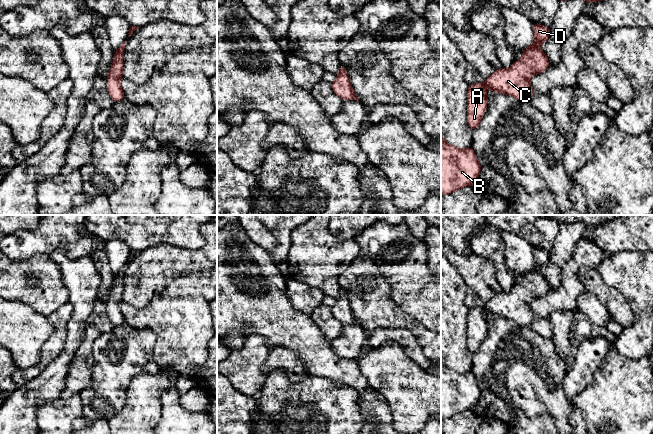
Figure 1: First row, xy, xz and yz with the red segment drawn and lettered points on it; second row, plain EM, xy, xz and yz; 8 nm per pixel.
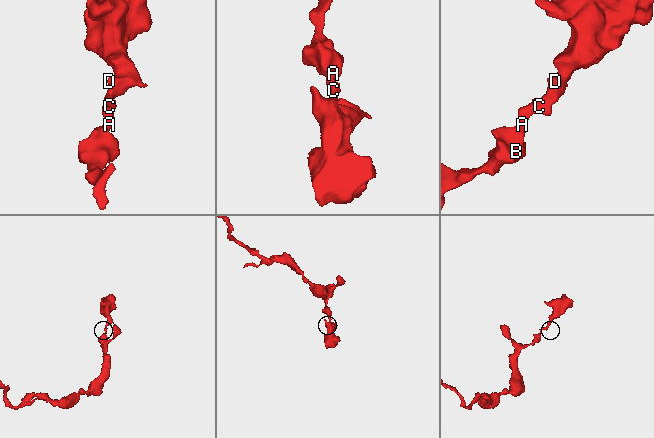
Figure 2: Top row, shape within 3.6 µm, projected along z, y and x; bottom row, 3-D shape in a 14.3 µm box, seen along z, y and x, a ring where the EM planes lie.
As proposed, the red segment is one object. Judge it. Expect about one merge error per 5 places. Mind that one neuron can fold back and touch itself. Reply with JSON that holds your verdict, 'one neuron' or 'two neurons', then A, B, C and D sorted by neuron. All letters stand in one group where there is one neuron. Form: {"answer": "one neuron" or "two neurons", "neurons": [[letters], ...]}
{"answer": "one neuron", "neurons": [["A", "B", "C", "D"]]}

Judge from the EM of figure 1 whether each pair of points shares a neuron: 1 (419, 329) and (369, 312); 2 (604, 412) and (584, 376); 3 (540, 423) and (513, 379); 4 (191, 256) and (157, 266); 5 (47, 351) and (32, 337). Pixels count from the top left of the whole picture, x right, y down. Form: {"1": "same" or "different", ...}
{"1": "same", "2": "different", "3": "different", "4": "same", "5": "different"}

